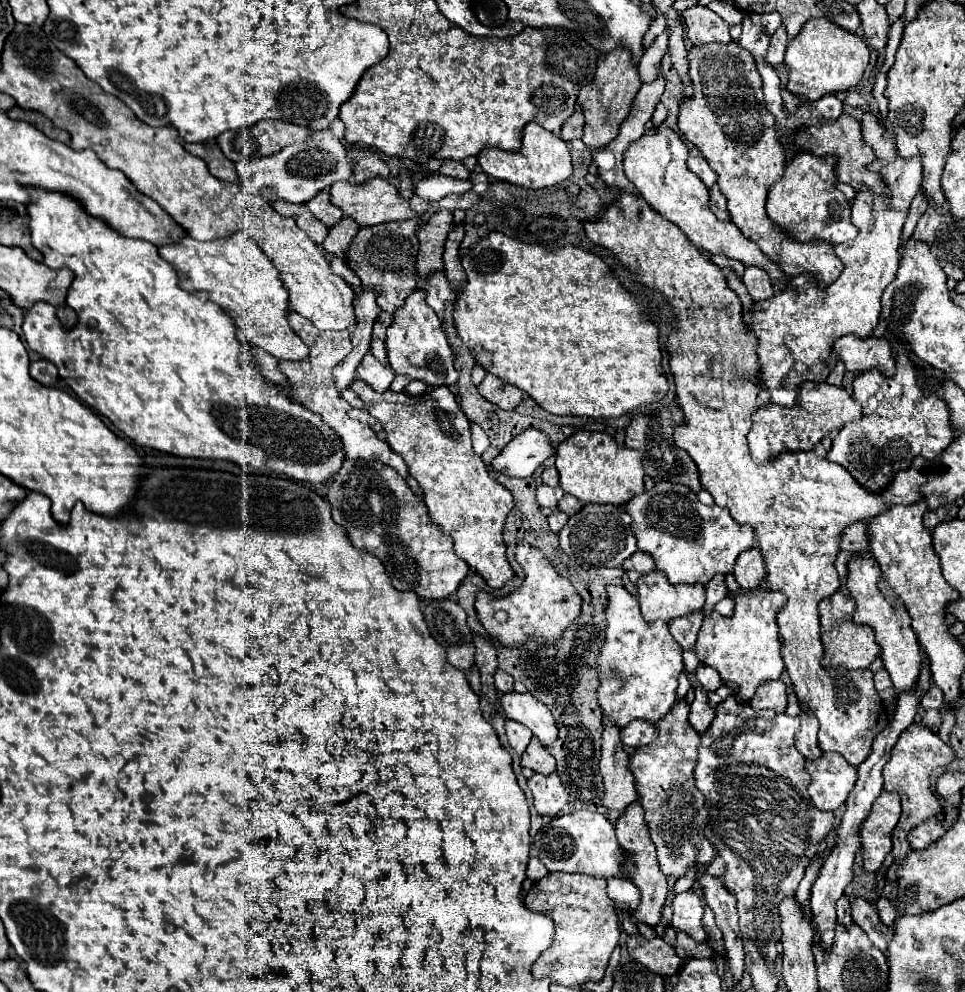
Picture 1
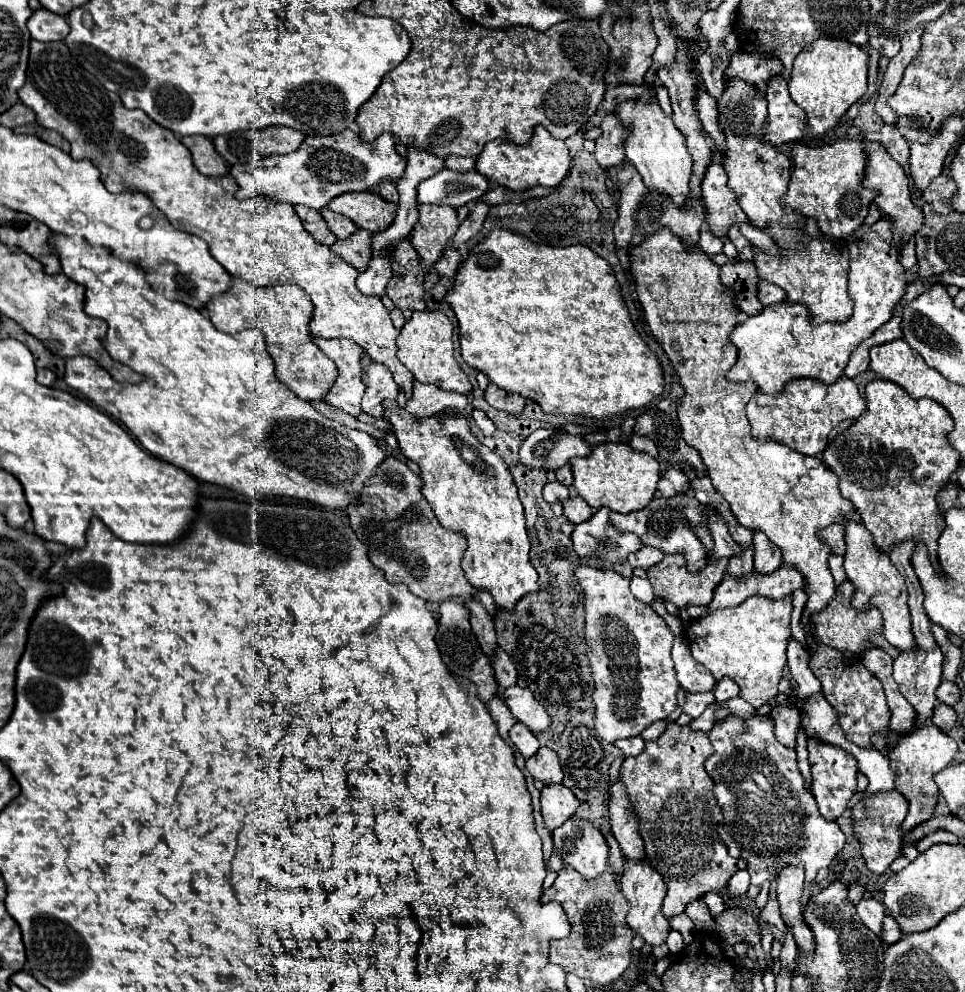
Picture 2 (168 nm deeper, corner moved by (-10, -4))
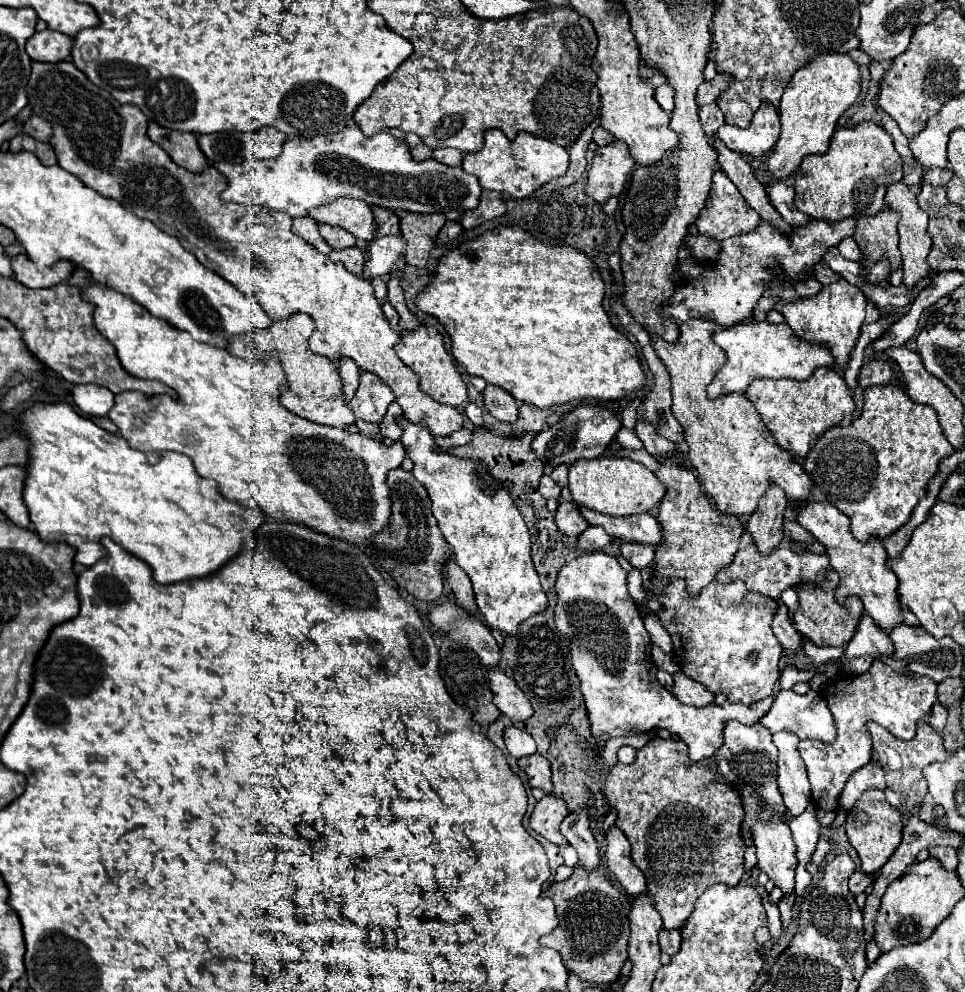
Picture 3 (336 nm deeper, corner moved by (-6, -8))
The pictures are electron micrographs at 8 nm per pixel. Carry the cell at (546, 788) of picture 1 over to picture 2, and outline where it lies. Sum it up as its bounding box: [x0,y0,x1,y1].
[540,785,580,831]

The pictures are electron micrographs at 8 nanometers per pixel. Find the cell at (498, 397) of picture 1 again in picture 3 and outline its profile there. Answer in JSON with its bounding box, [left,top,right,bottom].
[484,385,518,423]

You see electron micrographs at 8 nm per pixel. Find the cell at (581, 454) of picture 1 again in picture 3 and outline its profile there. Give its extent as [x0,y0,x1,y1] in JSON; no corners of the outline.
[568,457,666,517]

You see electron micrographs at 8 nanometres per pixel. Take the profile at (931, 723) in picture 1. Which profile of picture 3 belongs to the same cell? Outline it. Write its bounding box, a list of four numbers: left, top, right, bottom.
[926,703,946,733]

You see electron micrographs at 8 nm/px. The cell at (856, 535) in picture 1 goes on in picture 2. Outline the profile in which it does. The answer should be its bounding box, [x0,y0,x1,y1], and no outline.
[818,523,846,555]

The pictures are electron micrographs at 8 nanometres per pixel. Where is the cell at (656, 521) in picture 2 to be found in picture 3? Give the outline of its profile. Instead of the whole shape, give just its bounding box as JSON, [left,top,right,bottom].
[580,507,664,545]

